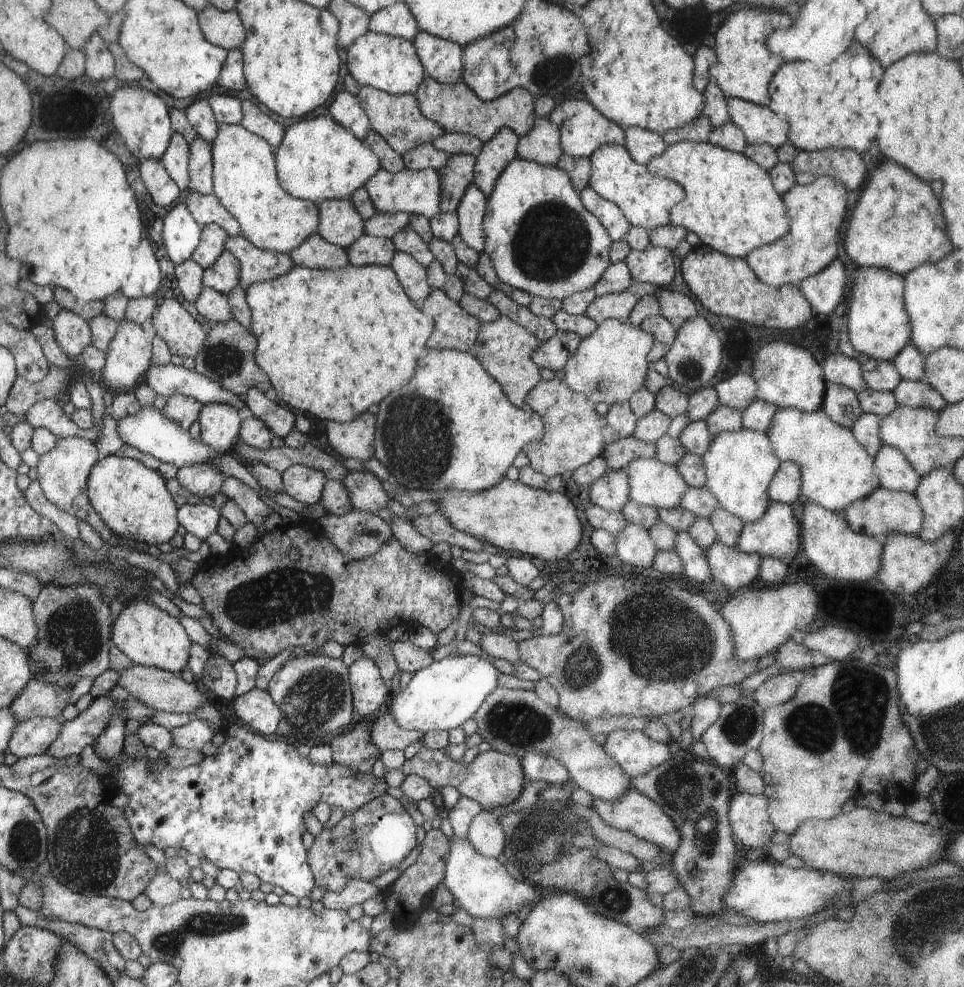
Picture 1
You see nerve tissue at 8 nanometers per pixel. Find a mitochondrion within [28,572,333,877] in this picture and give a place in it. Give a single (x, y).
(73, 632)

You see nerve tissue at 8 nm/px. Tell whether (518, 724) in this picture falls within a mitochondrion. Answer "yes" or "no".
yes

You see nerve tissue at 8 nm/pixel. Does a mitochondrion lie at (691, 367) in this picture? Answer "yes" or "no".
yes

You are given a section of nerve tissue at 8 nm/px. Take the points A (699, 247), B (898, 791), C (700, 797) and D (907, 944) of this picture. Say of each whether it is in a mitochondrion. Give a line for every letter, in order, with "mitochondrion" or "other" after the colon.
A: other
B: other
C: mitochondrion
D: mitochondrion

